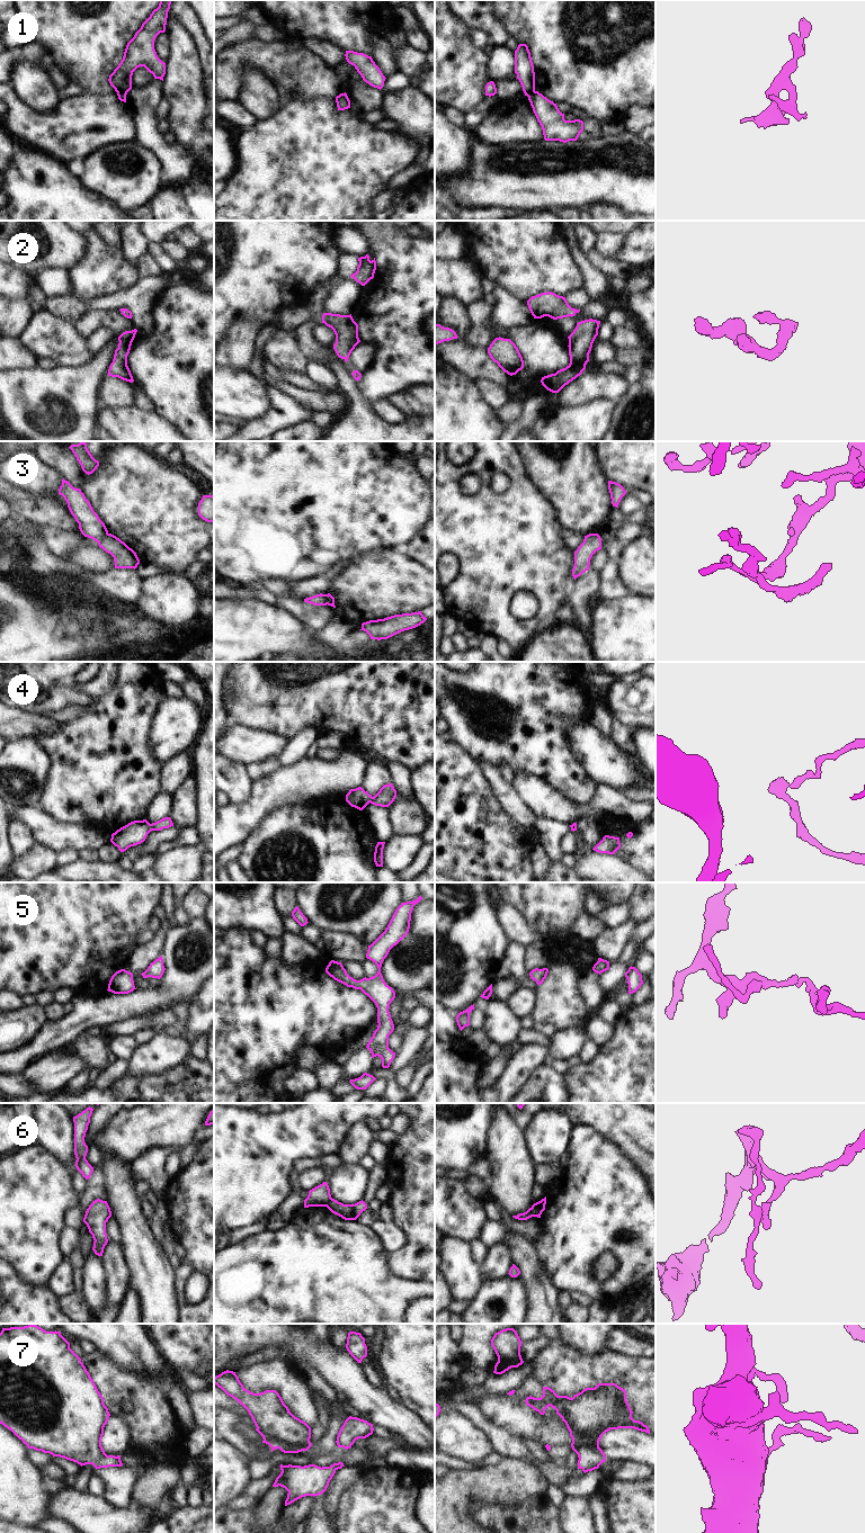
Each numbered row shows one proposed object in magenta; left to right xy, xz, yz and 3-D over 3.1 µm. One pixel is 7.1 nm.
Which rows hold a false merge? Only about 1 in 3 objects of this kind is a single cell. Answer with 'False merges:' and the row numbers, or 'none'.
False merges: 1, 3, 4, 6.

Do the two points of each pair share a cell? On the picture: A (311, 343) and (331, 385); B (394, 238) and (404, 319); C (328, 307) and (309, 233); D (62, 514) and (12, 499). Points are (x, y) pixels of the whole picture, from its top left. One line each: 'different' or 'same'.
A: different
B: same
C: different
D: same

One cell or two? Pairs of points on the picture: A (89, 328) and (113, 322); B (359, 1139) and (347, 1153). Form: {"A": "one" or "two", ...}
{"A": "one", "B": "one"}

